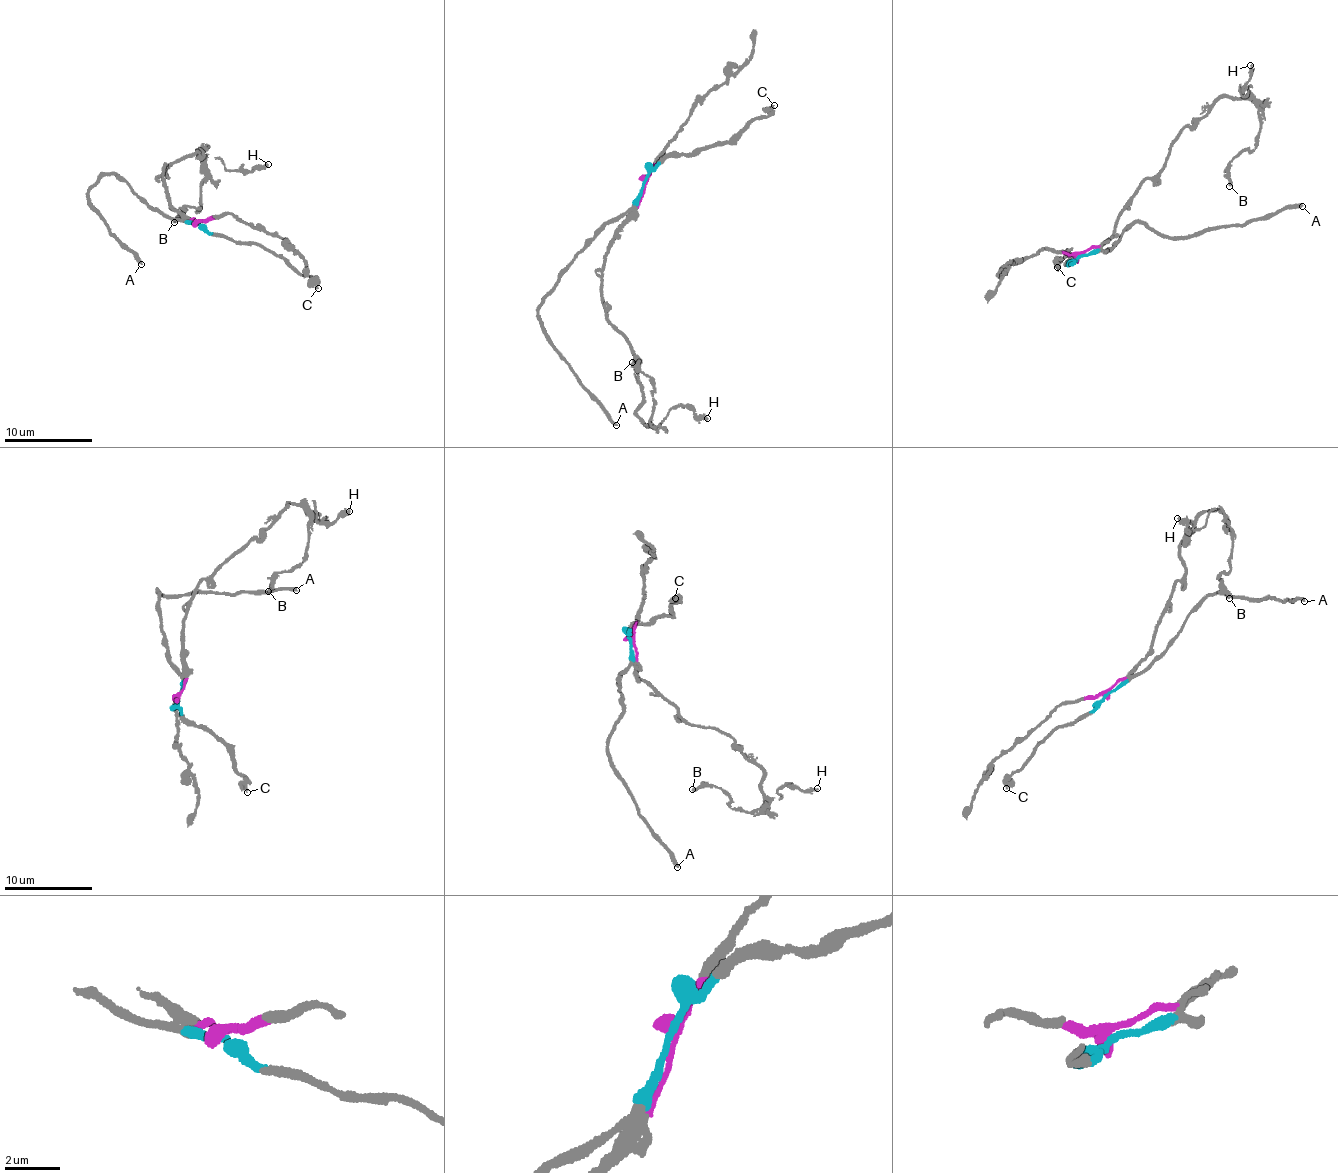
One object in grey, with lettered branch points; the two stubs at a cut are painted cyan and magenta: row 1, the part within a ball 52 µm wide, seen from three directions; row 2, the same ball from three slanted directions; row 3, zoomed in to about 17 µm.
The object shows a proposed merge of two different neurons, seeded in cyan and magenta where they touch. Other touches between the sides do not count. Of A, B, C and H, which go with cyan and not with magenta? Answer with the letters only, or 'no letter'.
A, C

